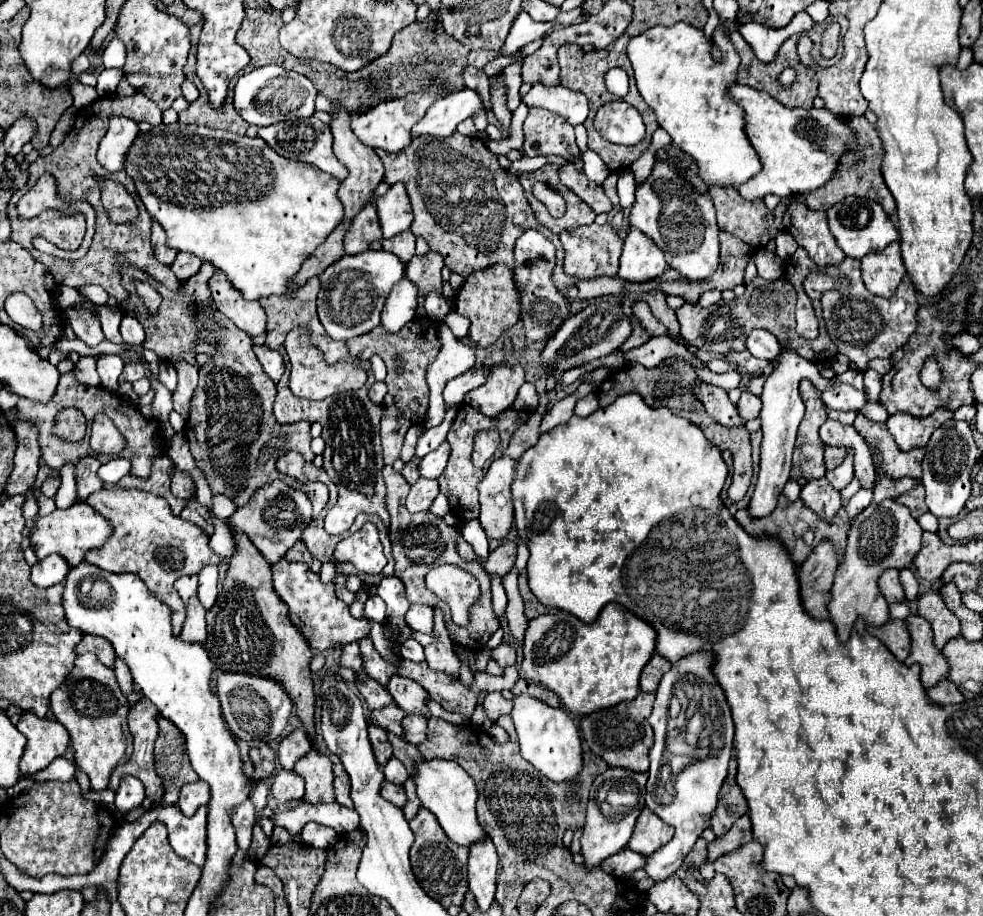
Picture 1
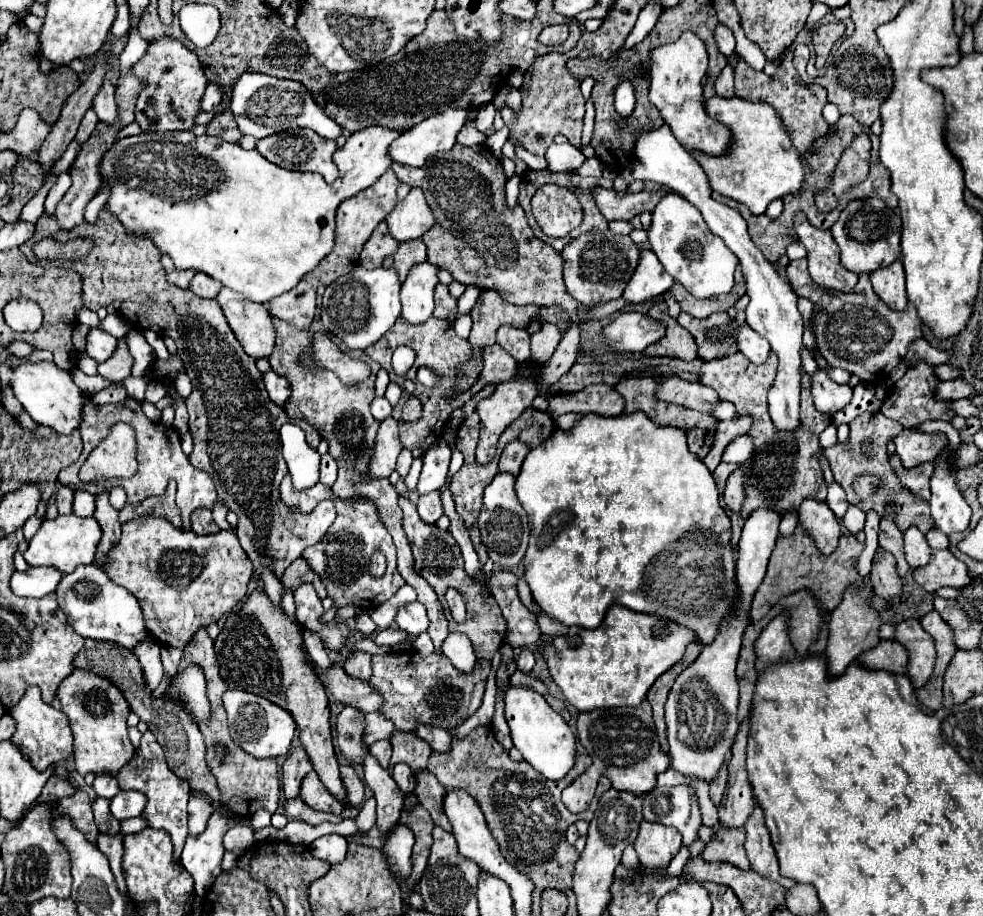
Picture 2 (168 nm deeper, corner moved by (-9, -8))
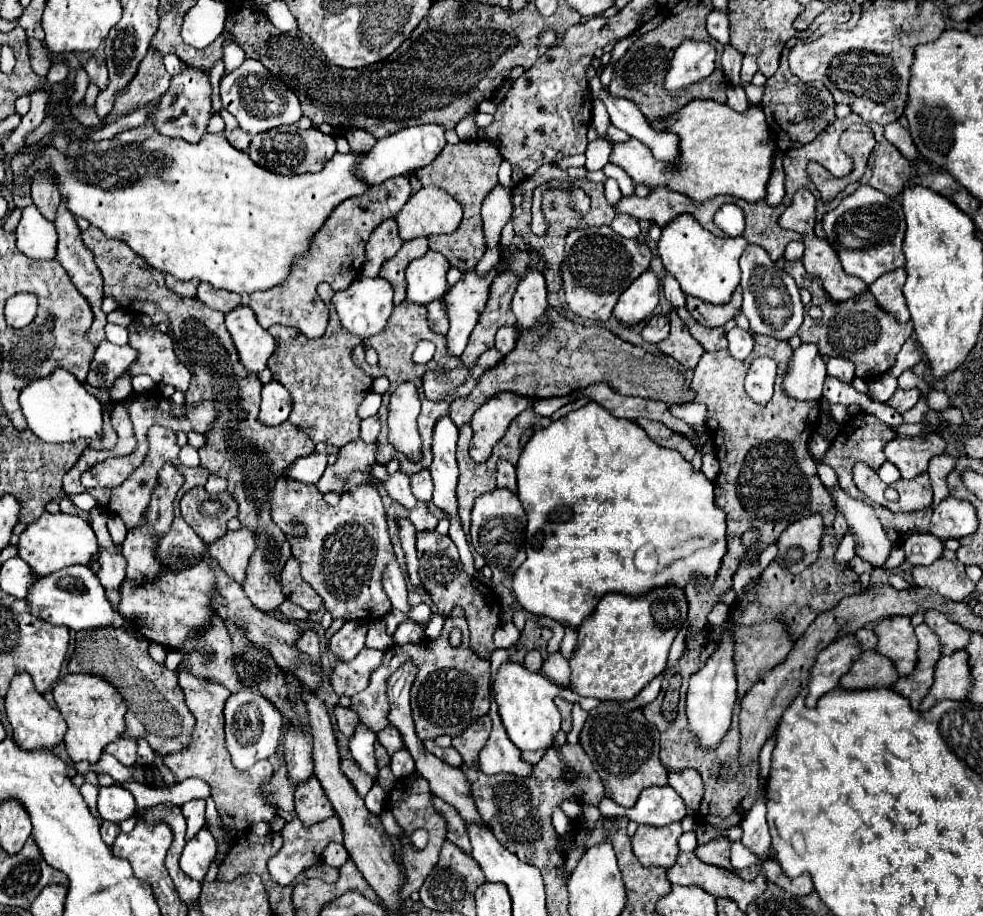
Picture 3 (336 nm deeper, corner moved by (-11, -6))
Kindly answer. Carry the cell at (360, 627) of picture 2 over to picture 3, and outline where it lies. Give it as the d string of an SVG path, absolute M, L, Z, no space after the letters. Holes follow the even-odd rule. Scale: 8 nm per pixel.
M344 623L344 627L330 639L330 651L340 661L352 661L366 641L368 623Z

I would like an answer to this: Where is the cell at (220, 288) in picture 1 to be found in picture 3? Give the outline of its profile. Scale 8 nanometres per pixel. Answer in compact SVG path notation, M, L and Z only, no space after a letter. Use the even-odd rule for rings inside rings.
M242 303L234 311L228 311L226 327L234 339L242 365L254 373L266 369L266 361L274 353L276 341L264 327L260 327L256 313Z

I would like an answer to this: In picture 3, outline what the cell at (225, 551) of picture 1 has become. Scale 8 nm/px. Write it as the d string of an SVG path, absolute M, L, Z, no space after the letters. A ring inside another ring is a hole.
M284 601L282 605L280 605L280 611L282 611L282 617L284 619L294 619L294 621L306 621L308 617L310 617L310 613L306 613L302 607L296 607L292 601Z

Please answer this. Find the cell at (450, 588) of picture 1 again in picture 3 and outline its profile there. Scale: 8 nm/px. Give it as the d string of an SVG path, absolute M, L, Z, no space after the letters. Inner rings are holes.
M454 607L452 615L444 621L444 629L438 639L424 639L410 645L392 645L384 651L380 667L370 675L370 683L364 691L352 697L352 709L360 715L362 723L374 733L388 725L388 697L386 681L404 663L414 663L418 667L416 679L412 683L412 717L416 725L416 735L420 739L436 739L440 735L456 737L478 717L486 715L490 709L490 661L480 659L468 643L468 625L462 607ZM450 631L462 631L462 643L458 647L450 645Z

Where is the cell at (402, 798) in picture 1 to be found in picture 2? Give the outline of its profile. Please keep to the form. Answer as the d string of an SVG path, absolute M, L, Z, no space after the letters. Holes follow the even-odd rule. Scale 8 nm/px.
M366 753L362 769L364 769L364 781L378 801L376 827L382 835L386 835L400 819L400 811L404 807L404 793L398 789L390 773L378 765L372 753Z

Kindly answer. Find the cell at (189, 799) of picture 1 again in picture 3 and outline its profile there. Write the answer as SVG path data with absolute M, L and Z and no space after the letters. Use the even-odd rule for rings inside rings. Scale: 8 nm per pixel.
M194 799L194 801L188 801L182 805L182 813L184 813L186 823L188 823L186 839L192 839L206 825L204 809L206 809L206 801L202 801L202 799Z

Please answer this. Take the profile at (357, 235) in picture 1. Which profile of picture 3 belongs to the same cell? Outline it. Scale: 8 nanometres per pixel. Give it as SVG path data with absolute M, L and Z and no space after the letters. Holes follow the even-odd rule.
M394 219L382 221L370 235L366 243L366 261L362 267L362 275L376 277L382 269L382 265L398 253L402 247L402 239L398 237L398 227Z

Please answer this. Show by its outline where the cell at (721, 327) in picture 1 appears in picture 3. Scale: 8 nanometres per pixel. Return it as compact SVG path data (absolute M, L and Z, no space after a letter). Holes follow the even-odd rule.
M680 307L678 309L678 317L686 323L686 327L690 329L690 333L696 337L696 341L704 347L704 351L720 351L720 349L726 349L728 347L728 341L726 341L726 331L722 327L714 327L714 329L708 329L700 323L696 323L692 319L692 315L688 315L688 309L686 307Z

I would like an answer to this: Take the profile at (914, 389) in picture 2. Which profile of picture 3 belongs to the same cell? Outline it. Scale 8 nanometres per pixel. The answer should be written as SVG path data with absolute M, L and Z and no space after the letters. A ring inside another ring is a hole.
M896 389L896 393L888 399L888 403L892 407L896 407L900 413L906 413L918 403L918 397L920 397L918 389L908 389L908 391L906 389Z

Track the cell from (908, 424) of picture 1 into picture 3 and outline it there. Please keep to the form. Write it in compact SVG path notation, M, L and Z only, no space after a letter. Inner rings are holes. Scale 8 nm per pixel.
M940 433L928 435L896 435L884 449L886 459L900 469L904 479L912 479L928 469L928 461L934 455L944 453L946 441Z

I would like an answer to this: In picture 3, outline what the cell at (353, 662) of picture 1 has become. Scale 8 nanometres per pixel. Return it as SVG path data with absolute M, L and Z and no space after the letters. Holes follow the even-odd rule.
M364 647L360 655L356 655L352 661L338 661L332 675L330 683L338 695L356 695L362 689L368 687L368 677L370 673L380 665L382 661L382 651L380 649L370 649Z

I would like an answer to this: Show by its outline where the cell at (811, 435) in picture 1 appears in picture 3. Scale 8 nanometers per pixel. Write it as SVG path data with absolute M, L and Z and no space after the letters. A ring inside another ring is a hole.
M754 335L756 337L756 347L752 351L752 355L744 361L736 361L732 359L732 355L722 349L722 351L714 351L714 353L704 353L702 359L698 361L698 365L694 367L694 379L690 383L690 387L696 391L696 403L704 403L708 407L708 427L714 431L714 443L716 443L716 457L720 461L720 473L714 481L714 487L716 487L716 505L720 509L726 511L728 515L728 553L724 555L722 559L722 567L718 571L718 579L714 585L694 585L694 583L688 583L686 585L686 599L690 601L690 611L688 611L688 617L686 621L690 623L688 627L688 633L686 633L686 641L690 637L694 637L696 633L702 631L702 627L706 627L706 615L712 611L712 607L716 603L720 603L720 597L730 589L732 585L732 573L738 569L740 565L740 559L744 557L744 547L740 543L740 537L746 529L760 529L760 543L762 543L762 549L772 543L774 539L780 537L780 533L790 525L794 523L794 519L802 519L806 515L812 515L812 513L820 513L822 519L824 519L824 525L830 527L832 521L834 521L834 503L832 503L832 497L828 493L828 489L822 485L818 473L816 473L816 463L810 459L808 455L808 439L812 437L814 429L808 429L808 419L810 419L810 413L812 409L816 407L812 401L798 401L798 399L792 399L786 395L786 391L782 389L781 382L784 375L786 375L786 365L792 357L792 347L786 343L786 341L776 341L774 337L766 337L766 335ZM756 357L770 357L774 359L777 365L777 376L774 385L774 395L770 399L770 403L766 405L760 405L756 401L752 401L744 389L744 379L746 379L746 373L748 373L748 367L750 363L756 359Z

